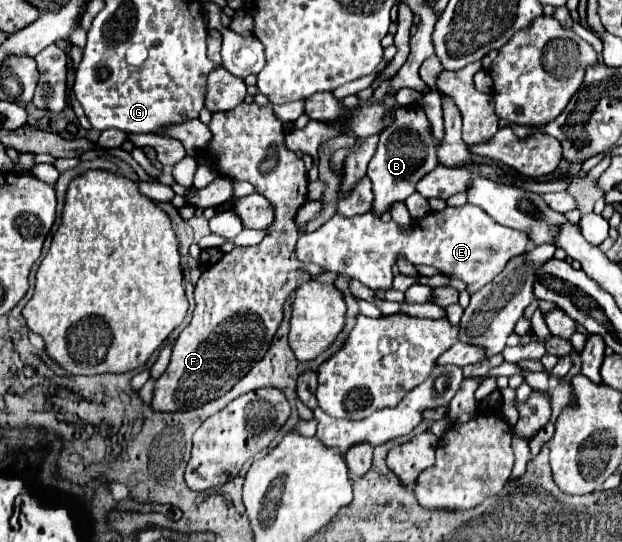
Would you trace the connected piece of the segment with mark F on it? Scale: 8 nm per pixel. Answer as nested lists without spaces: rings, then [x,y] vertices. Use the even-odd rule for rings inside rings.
[[[239,104],[229,112],[215,112],[209,124],[213,132],[213,140],[205,148],[209,156],[215,158],[215,170],[223,176],[235,180],[247,180],[255,186],[255,192],[265,196],[273,206],[275,218],[273,224],[267,228],[267,236],[257,244],[245,250],[233,248],[225,254],[219,262],[203,270],[201,278],[195,284],[195,312],[191,324],[179,334],[179,340],[173,346],[171,362],[163,376],[155,382],[151,408],[155,412],[179,412],[179,410],[193,410],[199,408],[225,392],[229,392],[251,368],[257,364],[271,346],[271,340],[283,320],[283,304],[289,294],[297,288],[297,270],[301,262],[295,256],[295,244],[299,232],[295,230],[295,214],[307,200],[307,170],[303,160],[285,148],[283,124],[273,114],[273,104],[259,108],[257,104]]]

